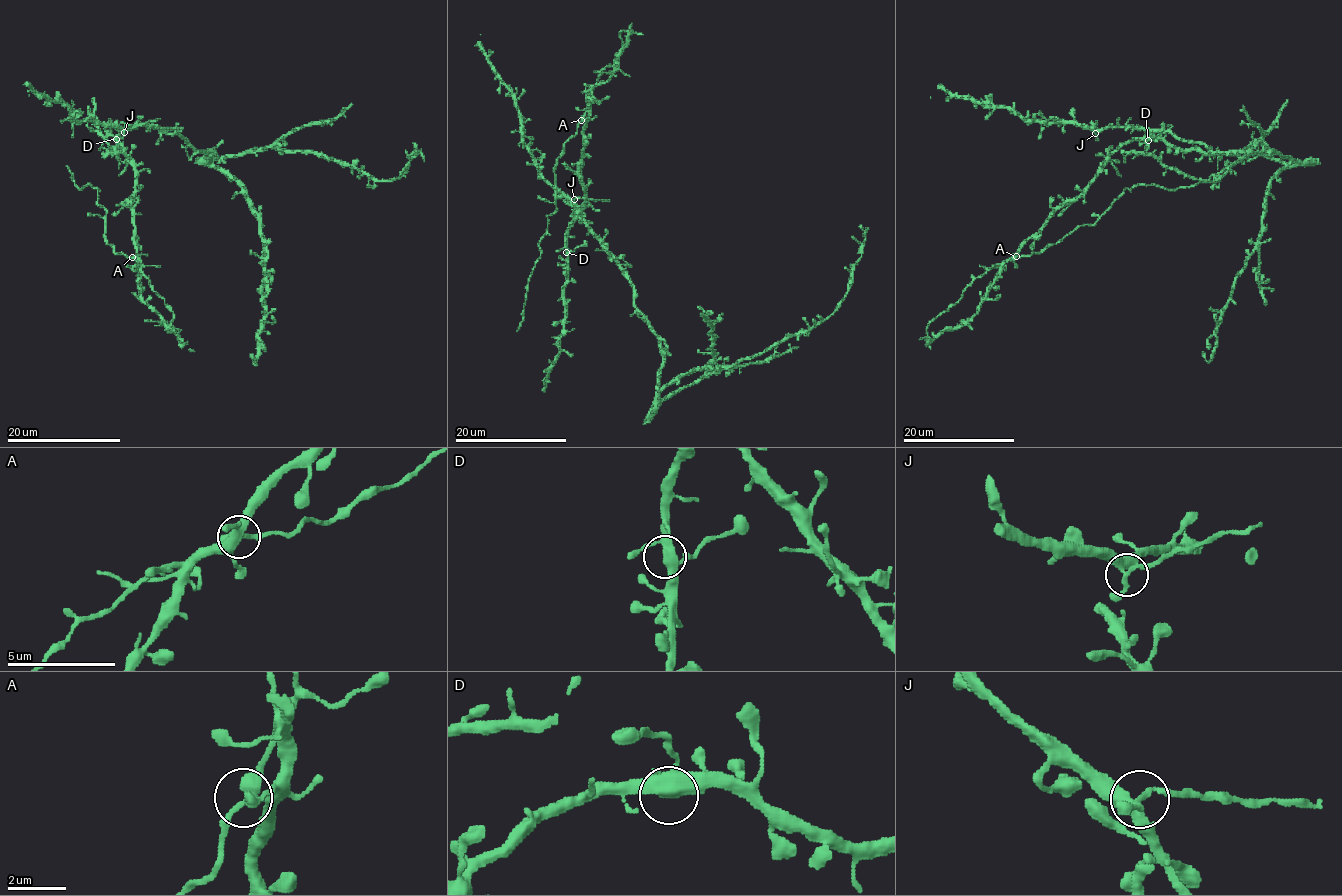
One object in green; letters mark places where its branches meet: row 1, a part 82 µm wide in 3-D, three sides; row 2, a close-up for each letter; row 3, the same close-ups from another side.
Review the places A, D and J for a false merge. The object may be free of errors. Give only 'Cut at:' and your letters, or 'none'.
Cut at: J

